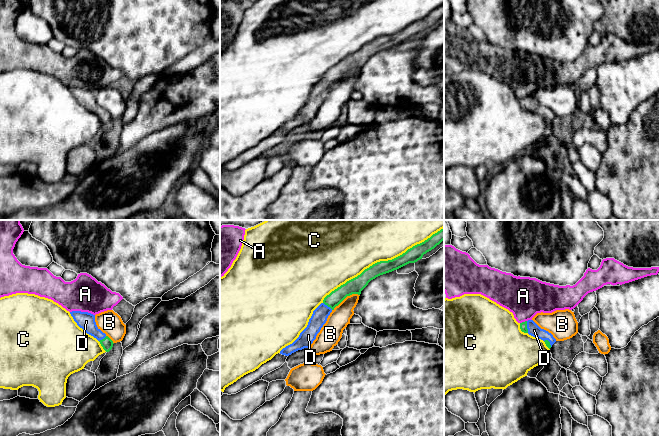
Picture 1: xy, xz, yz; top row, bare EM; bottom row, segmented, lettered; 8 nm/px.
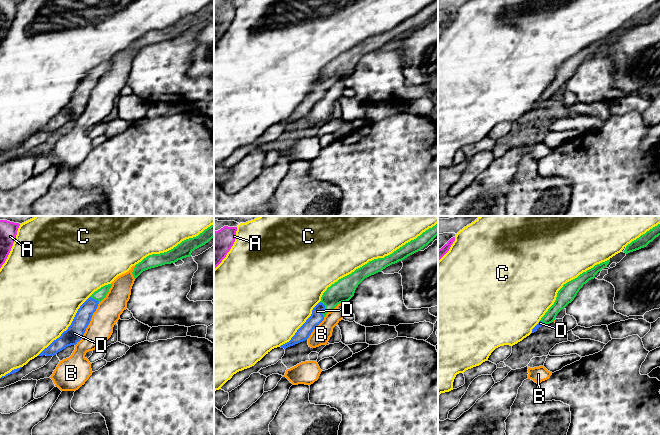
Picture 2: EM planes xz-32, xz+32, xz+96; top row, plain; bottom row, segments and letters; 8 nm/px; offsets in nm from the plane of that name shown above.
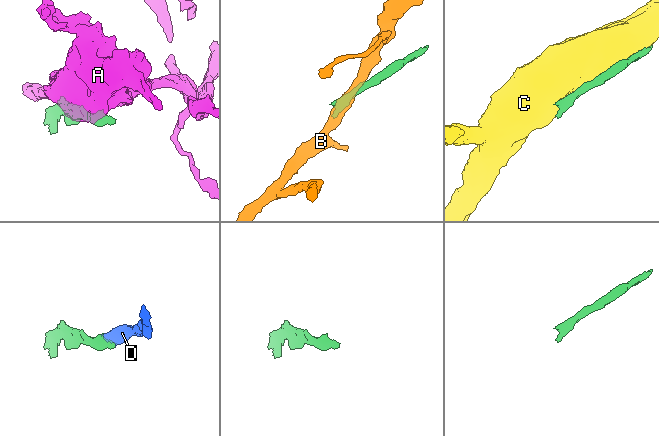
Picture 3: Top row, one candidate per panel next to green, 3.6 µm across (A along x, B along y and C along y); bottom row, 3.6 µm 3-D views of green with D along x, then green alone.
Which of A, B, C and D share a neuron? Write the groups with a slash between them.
A / B / C / D

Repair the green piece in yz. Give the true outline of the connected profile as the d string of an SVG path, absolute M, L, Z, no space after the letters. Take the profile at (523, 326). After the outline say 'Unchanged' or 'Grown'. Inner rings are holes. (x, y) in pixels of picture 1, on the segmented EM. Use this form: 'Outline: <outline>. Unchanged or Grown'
Outline: M528 320L520 323L520 329L524 333L528 333L533 337L537 337L543 340L549 349L556 342L556 339L551 333L544 329L541 329L533 320Z. Grown

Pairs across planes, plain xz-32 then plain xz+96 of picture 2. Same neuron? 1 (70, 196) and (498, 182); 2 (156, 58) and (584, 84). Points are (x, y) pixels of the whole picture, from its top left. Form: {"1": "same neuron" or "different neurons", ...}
{"1": "different neurons", "2": "same neuron"}

